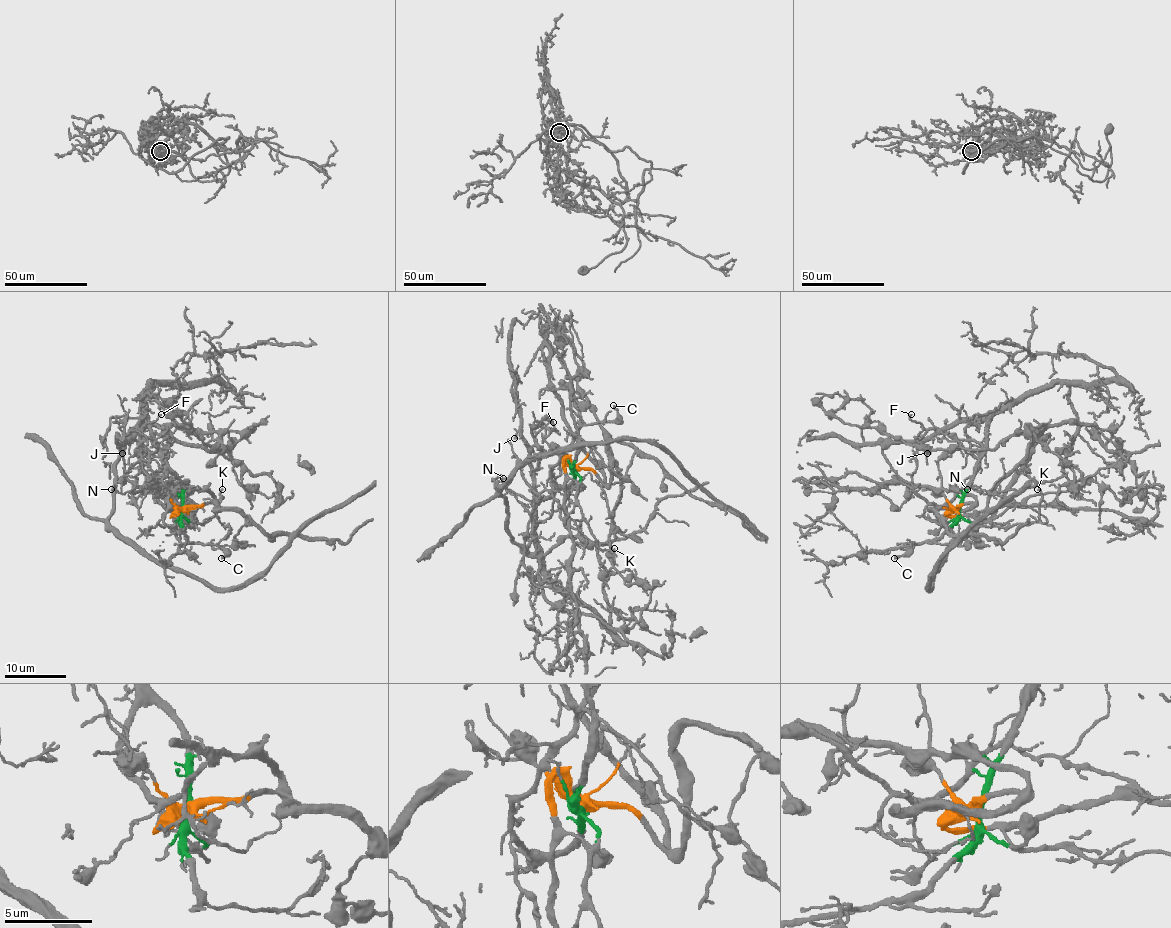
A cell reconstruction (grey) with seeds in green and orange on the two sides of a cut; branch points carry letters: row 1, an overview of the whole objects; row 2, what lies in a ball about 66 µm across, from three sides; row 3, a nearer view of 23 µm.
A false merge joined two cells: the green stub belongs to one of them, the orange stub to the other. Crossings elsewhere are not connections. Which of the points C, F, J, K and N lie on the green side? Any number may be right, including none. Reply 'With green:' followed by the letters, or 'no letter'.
With green: C, F, J, K, N

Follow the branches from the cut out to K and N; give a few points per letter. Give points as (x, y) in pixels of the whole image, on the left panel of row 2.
K: (184, 508), (183, 516), (189, 526), (202, 525), (216, 513), (222, 490)
N: (184, 508), (183, 485), (144, 415), (152, 383), (138, 461), (126, 474), (141, 490), (111, 490)

